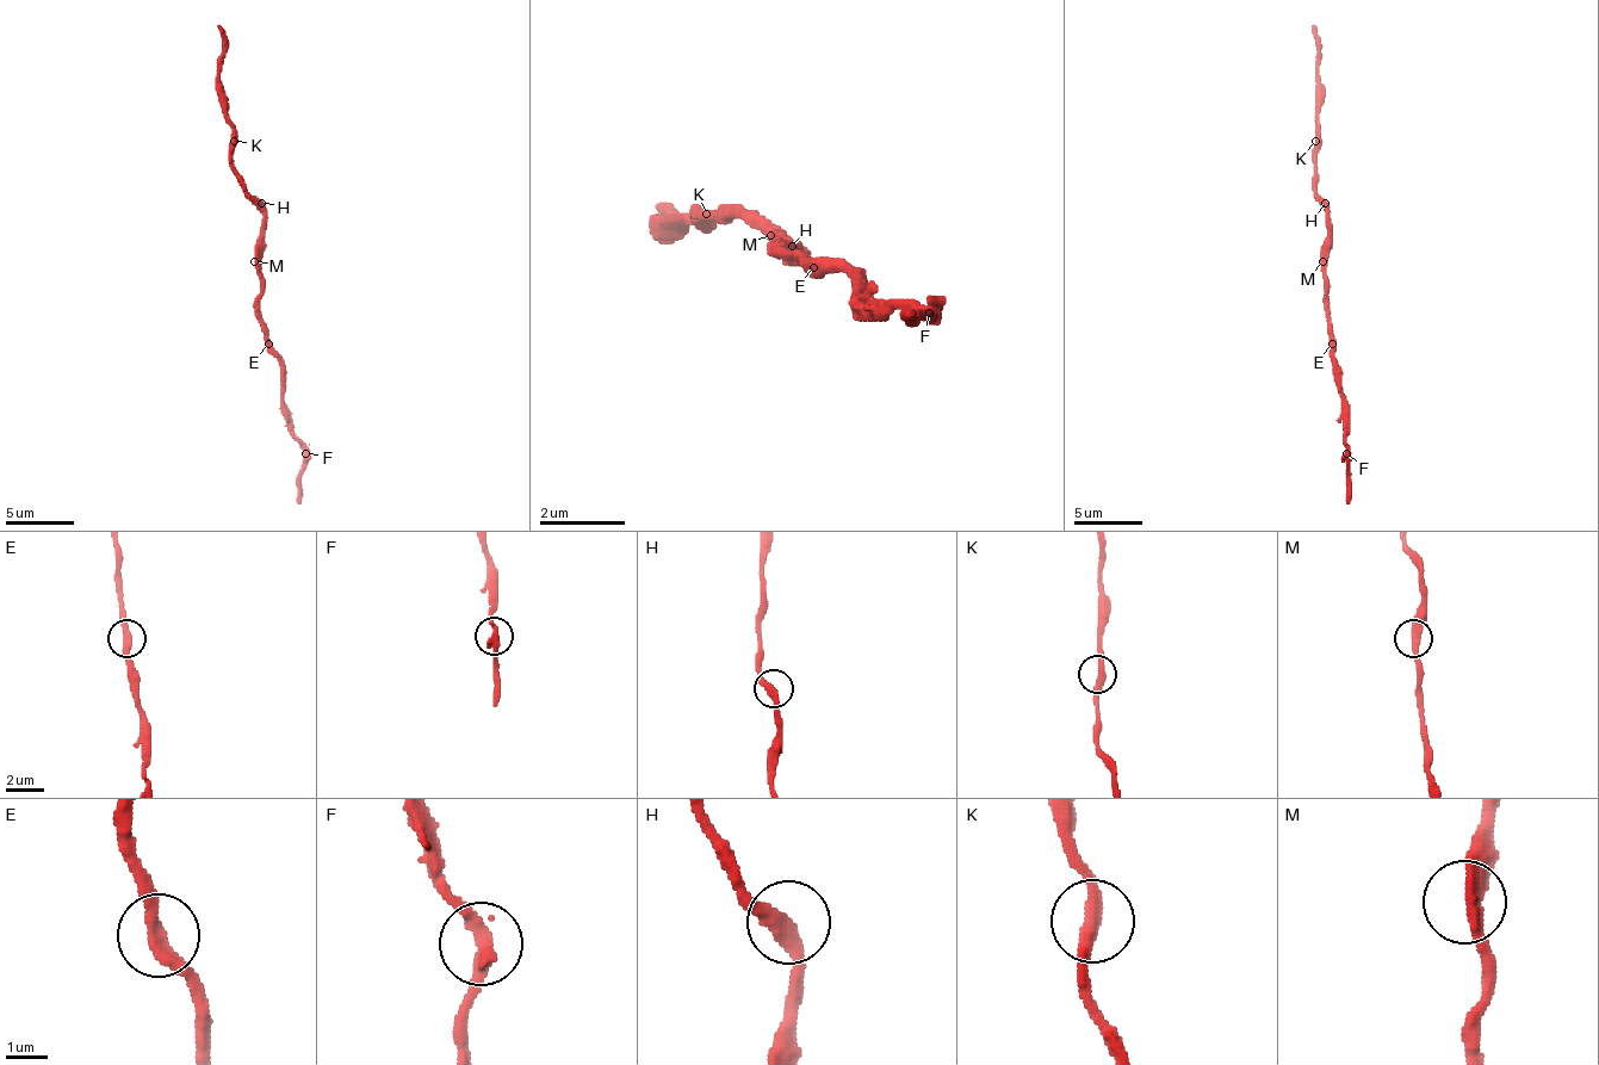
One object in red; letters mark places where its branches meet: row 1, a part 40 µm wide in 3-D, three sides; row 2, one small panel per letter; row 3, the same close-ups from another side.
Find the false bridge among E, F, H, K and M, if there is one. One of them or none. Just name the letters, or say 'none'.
none

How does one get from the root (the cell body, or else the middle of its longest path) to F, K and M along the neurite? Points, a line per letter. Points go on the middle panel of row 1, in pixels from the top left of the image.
F: (792, 246), (781, 257), (824, 257), (856, 289), (856, 299), (899, 299), (910, 310), (931, 310)
K: (792, 246), (803, 257), (792, 257), (749, 214), (706, 214)
M: (792, 246), (781, 246), (770, 235)

